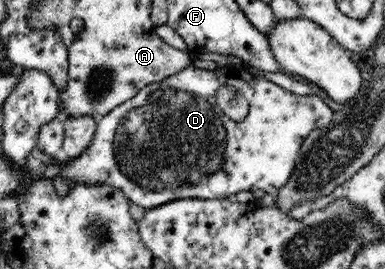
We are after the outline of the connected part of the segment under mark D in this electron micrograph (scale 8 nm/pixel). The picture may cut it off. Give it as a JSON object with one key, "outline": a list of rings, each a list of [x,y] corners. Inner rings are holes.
{"outline":[[[191,63],[188,64],[188,66],[186,66],[182,72],[179,72],[174,76],[170,76],[170,78],[162,80],[162,82],[154,82],[152,84],[148,84],[148,86],[144,86],[144,88],[141,88],[137,92],[136,96],[134,96],[132,99],[126,100],[124,103],[120,104],[120,106],[116,106],[116,108],[113,108],[110,112],[108,112],[108,114],[106,114],[106,116],[97,118],[94,138],[92,138],[91,144],[88,144],[88,146],[84,148],[84,152],[82,152],[80,156],[76,156],[76,158],[61,156],[61,158],[64,158],[64,161],[66,161],[63,167],[56,163],[56,167],[53,171],[49,172],[45,170],[42,172],[42,175],[38,176],[36,179],[48,178],[53,180],[55,176],[61,175],[67,180],[67,182],[73,184],[84,183],[84,185],[110,185],[124,191],[124,195],[128,197],[128,201],[132,201],[134,204],[142,206],[142,208],[145,208],[146,211],[149,208],[159,207],[161,204],[166,204],[167,202],[180,199],[233,199],[234,195],[238,194],[238,192],[244,192],[244,190],[246,190],[246,192],[264,190],[264,192],[274,195],[288,182],[290,176],[292,176],[296,156],[298,156],[298,152],[300,152],[300,148],[302,148],[302,144],[306,136],[308,136],[312,130],[316,130],[316,128],[327,127],[332,121],[333,114],[334,111],[332,111],[330,107],[328,107],[328,105],[326,105],[324,101],[318,97],[318,95],[314,94],[312,96],[306,96],[296,94],[294,92],[288,92],[285,88],[266,80],[264,77],[257,77],[256,75],[253,75],[243,66],[243,64],[228,64],[224,67],[218,66],[215,70],[207,70],[198,69]],[[220,86],[233,86],[234,88],[240,90],[240,92],[244,95],[244,98],[249,104],[249,113],[246,115],[244,120],[236,122],[226,114],[223,114],[221,108],[218,106],[218,103],[216,103],[216,90],[218,90]]]}

